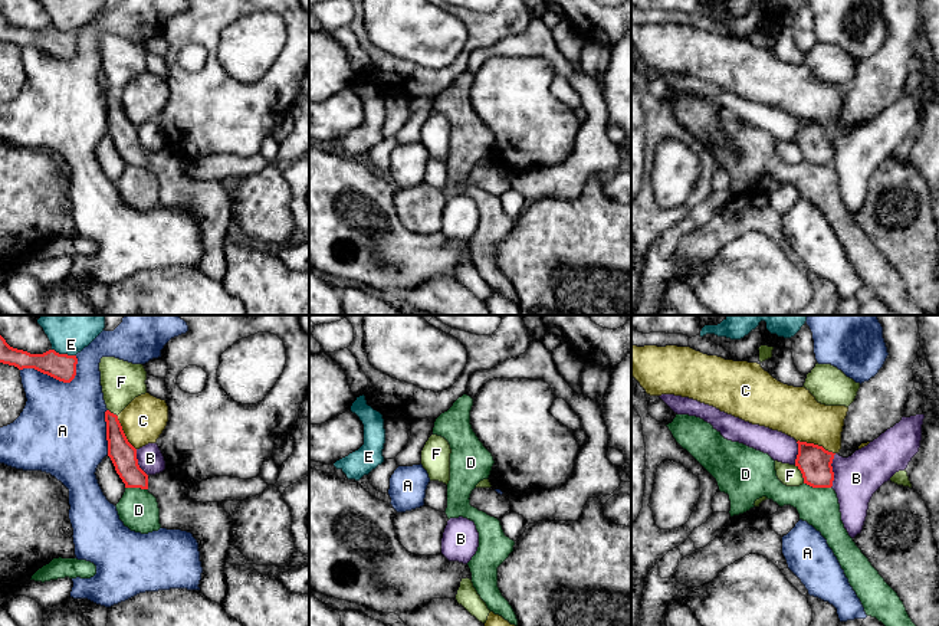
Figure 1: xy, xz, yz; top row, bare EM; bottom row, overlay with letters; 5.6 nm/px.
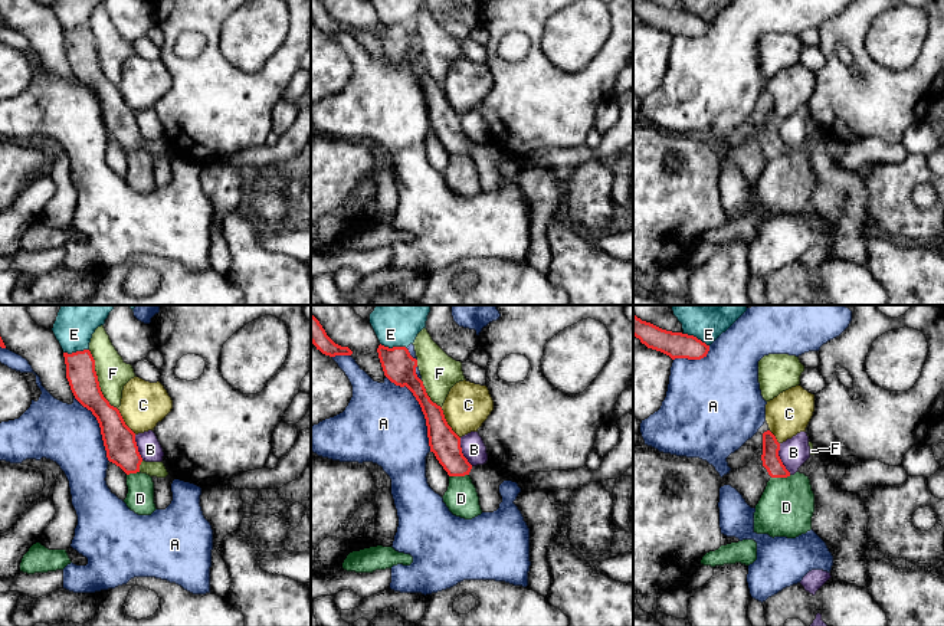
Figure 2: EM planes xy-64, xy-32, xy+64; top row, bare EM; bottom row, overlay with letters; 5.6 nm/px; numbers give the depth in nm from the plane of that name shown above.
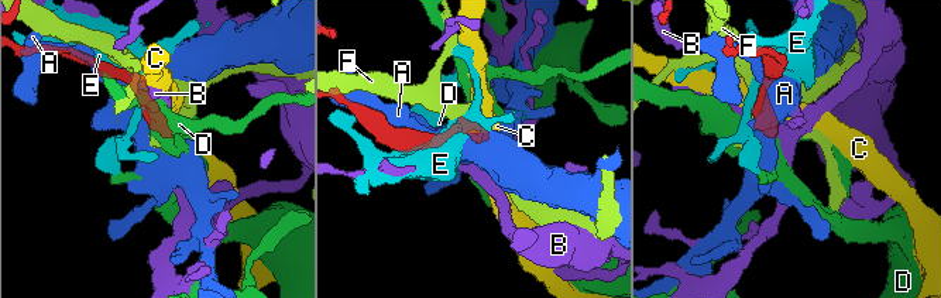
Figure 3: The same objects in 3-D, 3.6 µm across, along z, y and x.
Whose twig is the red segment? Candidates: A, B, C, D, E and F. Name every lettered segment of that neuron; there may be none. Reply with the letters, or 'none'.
none

